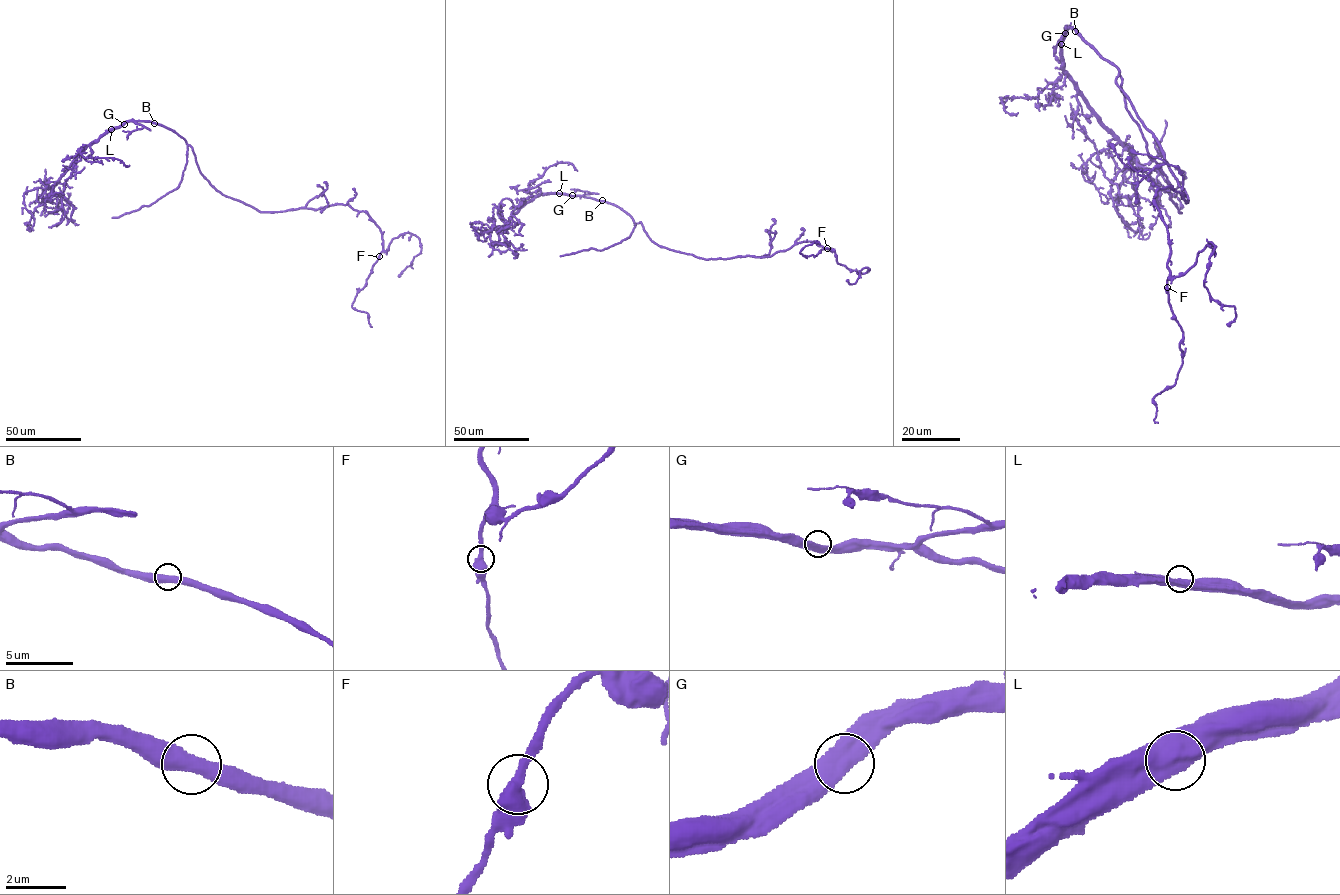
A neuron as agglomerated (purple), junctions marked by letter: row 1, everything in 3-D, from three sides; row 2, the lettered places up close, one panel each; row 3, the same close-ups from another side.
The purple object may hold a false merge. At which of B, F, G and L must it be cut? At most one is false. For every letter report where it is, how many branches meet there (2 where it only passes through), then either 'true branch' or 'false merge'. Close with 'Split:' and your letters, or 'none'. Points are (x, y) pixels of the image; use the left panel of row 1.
B: place (154, 123); branches 2; true branch
F: place (379, 256); branches 2; true branch
G: place (124, 124); branches 2; true branch
L: place (111, 129); branches 2; true branch
Split: none

